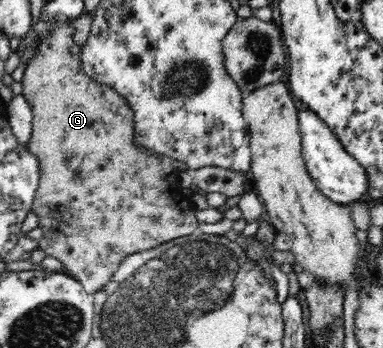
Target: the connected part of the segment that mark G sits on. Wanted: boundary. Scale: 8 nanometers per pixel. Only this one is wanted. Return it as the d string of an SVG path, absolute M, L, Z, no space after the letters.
M54 16L53 19L52 29L48 31L46 36L42 34L40 40L36 42L32 57L27 61L24 75L20 81L22 85L21 94L26 98L30 109L32 109L32 132L30 132L30 140L26 142L26 149L36 156L38 173L40 173L38 188L32 200L30 212L38 216L36 227L42 230L42 236L37 240L37 248L44 251L45 256L57 258L62 263L63 271L66 274L78 280L86 292L94 294L112 279L124 257L136 254L136 252L150 250L150 248L156 248L159 244L196 232L199 223L196 214L199 209L191 197L185 196L180 190L179 169L174 166L172 159L163 158L160 154L141 148L135 143L134 115L127 100L122 98L111 86L95 82L84 73L81 62L81 45L76 43L73 37L75 31L72 25L73 19L65 18L65 20L62 20L58 16Z

